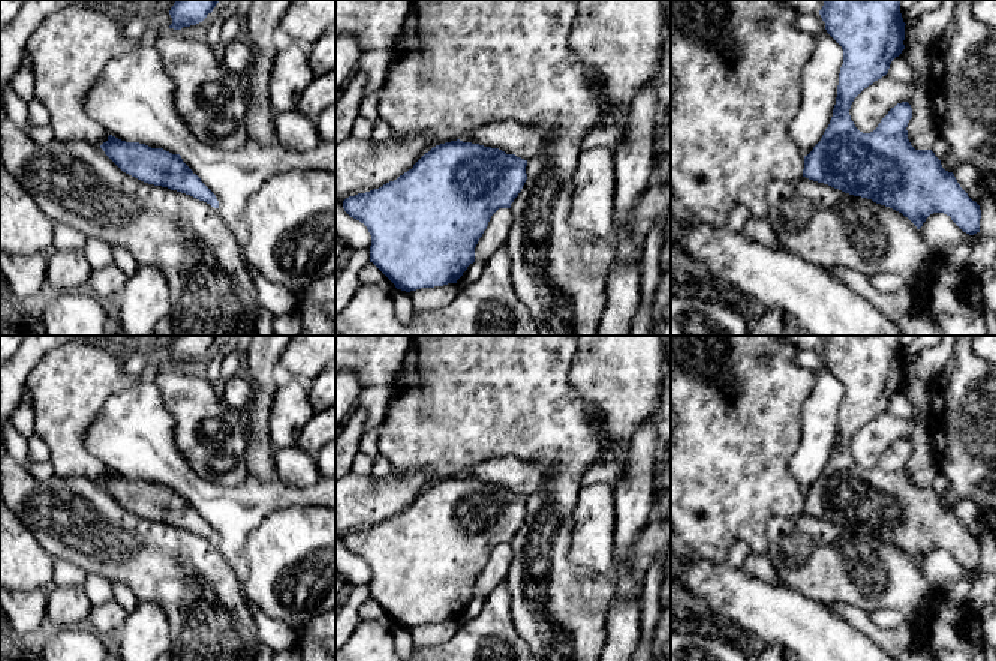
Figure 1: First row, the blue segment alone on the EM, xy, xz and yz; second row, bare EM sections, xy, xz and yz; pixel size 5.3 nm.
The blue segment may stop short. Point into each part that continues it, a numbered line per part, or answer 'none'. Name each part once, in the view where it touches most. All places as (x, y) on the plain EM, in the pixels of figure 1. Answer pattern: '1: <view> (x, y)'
none

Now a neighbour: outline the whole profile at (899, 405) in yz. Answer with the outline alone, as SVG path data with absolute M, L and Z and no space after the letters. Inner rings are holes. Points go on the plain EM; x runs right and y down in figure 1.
M902 391L896 393L888 405L888 412L899 415L902 418L906 418L909 421L909 426L912 429L914 421L917 418L917 411L914 405L903 396Z

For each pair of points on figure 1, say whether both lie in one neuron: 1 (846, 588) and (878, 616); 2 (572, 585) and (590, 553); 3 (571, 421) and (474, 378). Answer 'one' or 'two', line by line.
1: two
2: two
3: one

